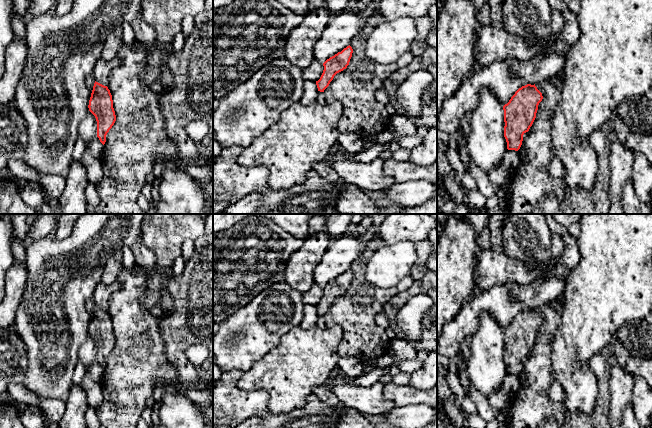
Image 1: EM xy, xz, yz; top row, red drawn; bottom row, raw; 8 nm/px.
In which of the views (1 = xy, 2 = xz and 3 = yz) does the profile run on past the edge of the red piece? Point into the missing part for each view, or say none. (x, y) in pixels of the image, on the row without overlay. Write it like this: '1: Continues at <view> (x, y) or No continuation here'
1: No continuation here
2: No continuation here
3: No continuation here

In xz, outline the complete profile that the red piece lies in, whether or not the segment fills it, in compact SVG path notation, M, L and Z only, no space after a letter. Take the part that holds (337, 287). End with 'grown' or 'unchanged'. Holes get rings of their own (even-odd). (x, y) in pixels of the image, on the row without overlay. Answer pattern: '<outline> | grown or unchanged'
M349 269L344 272L341 276L338 276L323 287L323 297L320 303L316 305L318 315L324 316L324 314L329 310L330 306L333 304L334 300L347 292L352 281L352 277L353 273Z | unchanged

